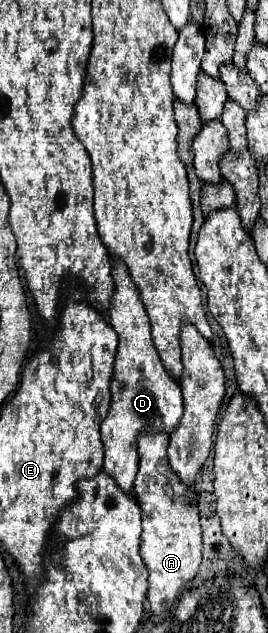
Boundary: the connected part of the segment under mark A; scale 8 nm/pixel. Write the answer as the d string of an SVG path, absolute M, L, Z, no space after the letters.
M140 434L138 436L138 454L140 454L140 470L134 480L134 492L138 496L138 504L142 508L142 544L140 556L150 572L148 594L150 610L154 616L166 614L184 584L192 582L198 574L198 566L202 560L202 532L198 522L198 508L188 502L188 490L174 476L168 456L166 456L166 434Z

